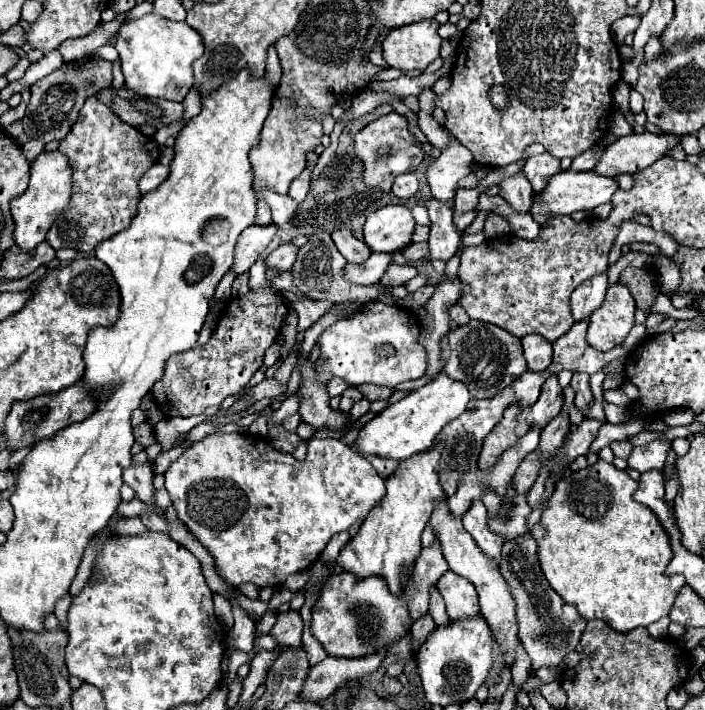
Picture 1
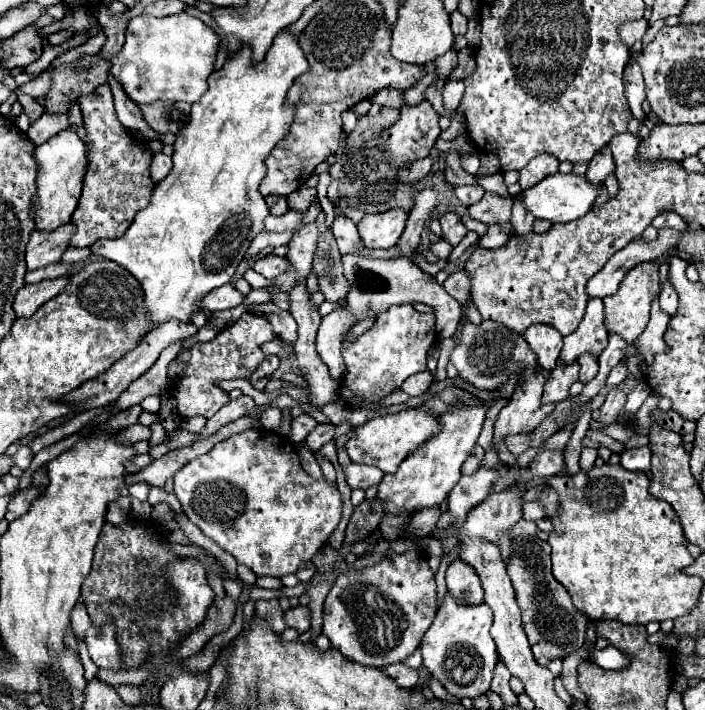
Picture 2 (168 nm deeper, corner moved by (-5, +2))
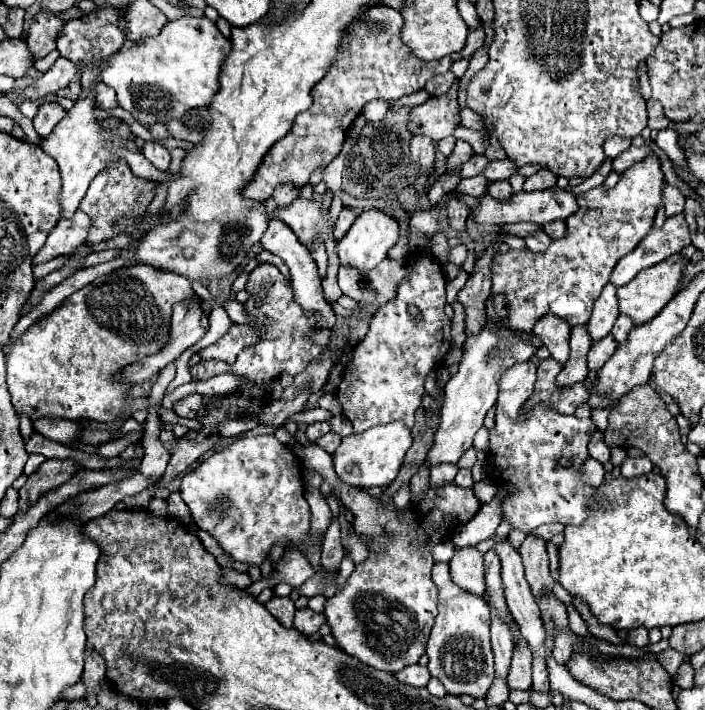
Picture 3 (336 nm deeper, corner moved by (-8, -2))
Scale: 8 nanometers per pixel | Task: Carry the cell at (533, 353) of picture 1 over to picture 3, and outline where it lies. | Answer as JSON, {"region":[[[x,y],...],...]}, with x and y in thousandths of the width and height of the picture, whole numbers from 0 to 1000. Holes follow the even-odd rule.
{"region":[[[772,445],[769,451],[760,454],[757,465],[755,465],[766,479],[769,485],[780,493],[780,501],[791,510],[791,513],[800,513],[806,507],[806,479],[809,479],[809,459],[794,451],[791,445]]]}

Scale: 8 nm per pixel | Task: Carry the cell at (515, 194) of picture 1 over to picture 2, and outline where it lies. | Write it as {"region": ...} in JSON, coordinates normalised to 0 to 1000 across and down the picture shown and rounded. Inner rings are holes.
{"region":[[[730,276],[730,290],[728,290],[728,307],[725,307],[725,318],[730,324],[730,330],[736,332],[745,332],[756,324],[756,313],[759,307],[753,304],[753,299],[745,296],[745,290],[739,287],[736,276]]]}

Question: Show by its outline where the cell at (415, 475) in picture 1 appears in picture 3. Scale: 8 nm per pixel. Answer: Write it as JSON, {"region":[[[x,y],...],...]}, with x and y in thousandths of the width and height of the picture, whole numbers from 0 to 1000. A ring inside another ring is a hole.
{"region":[[[715,420],[692,423],[689,434],[695,434],[695,456],[689,456],[689,462],[678,473],[667,473],[661,479],[661,485],[658,485],[661,496],[658,496],[655,513],[652,513],[650,524],[630,544],[630,569],[627,569],[627,580],[624,580],[624,600],[616,614],[616,628],[610,631],[604,651],[601,651],[601,656],[607,662],[613,656],[624,656],[624,654],[650,654],[652,642],[664,631],[670,631],[670,617],[684,603],[689,580],[704,569],[706,538],[709,538],[712,527],[732,510],[752,507],[760,496],[760,490],[749,482],[749,476],[755,470],[732,468],[735,476],[718,479],[718,476],[706,476],[698,468],[701,462],[712,462],[709,451],[718,445]],[[701,490],[706,490],[706,501],[698,504]]]}

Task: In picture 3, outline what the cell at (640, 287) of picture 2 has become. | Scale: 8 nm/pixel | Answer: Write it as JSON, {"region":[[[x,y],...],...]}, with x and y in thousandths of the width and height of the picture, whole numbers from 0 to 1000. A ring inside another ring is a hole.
{"region":[[[956,358],[956,361],[950,361],[950,366],[942,366],[939,372],[930,372],[930,375],[922,375],[922,377],[905,383],[896,397],[891,397],[888,403],[877,406],[877,414],[874,417],[877,417],[879,442],[888,442],[891,448],[896,448],[896,456],[899,459],[919,456],[928,445],[933,445],[933,439],[959,414],[959,406],[965,400],[965,389],[967,389],[967,380],[970,380],[973,372],[976,372],[976,366],[970,361]]]}

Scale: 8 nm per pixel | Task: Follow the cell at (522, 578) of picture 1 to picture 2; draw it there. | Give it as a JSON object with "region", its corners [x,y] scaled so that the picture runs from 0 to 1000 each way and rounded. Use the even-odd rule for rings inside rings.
{"region":[[[736,755],[728,761],[728,780],[719,794],[719,808],[728,820],[733,851],[742,859],[742,885],[748,890],[759,930],[776,938],[787,927],[801,927],[821,915],[830,904],[833,868],[827,868],[810,848],[804,831],[782,808],[779,763],[762,755]]]}

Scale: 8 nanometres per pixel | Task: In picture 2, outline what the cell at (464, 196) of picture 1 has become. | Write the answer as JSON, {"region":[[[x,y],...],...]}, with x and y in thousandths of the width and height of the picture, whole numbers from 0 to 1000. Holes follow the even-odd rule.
{"region":[[[665,259],[665,262],[648,262],[645,276],[657,285],[657,290],[668,290],[685,279],[685,265],[679,259]]]}

